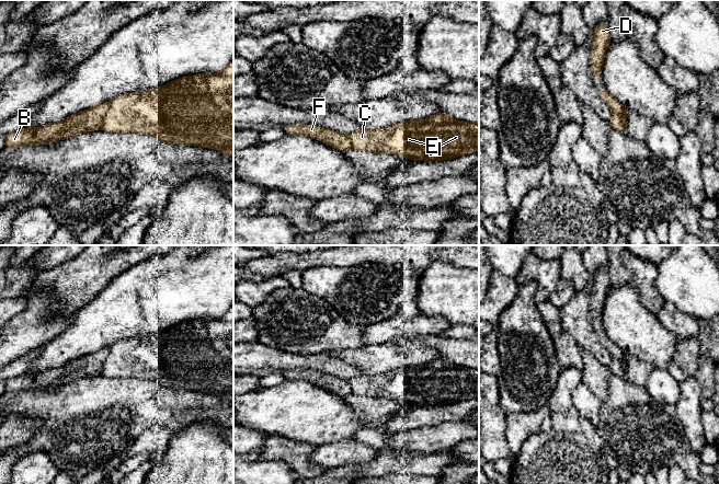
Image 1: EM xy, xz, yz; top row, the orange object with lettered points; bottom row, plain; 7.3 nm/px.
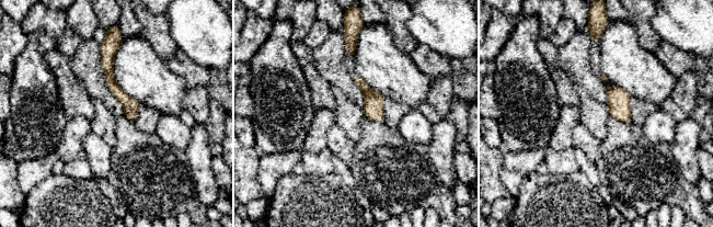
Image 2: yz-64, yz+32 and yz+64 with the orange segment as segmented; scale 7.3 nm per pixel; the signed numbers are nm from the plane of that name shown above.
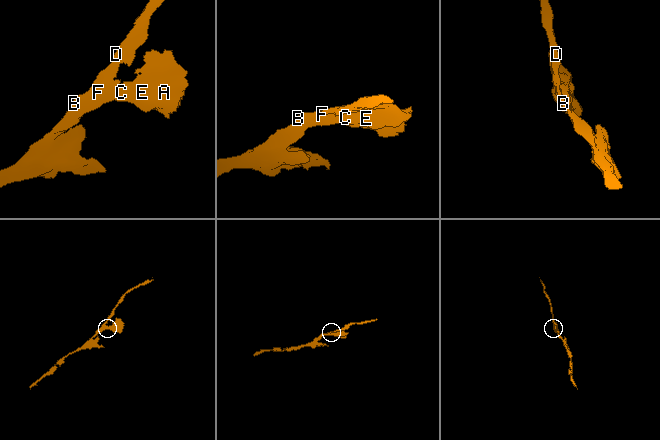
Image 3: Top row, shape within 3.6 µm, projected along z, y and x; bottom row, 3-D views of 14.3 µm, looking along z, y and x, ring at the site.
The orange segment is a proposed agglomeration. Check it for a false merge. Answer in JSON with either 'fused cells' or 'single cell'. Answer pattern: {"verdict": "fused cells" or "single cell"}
{"verdict": "fused cells"}

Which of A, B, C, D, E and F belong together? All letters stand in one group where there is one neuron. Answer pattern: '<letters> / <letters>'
A C E / B D F

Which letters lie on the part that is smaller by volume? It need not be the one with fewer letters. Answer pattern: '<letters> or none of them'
A, C, E

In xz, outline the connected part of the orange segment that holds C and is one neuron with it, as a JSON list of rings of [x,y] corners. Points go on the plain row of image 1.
[[[446,358],[379,374],[361,373],[349,381],[352,393],[360,397],[396,400],[414,406],[452,405],[479,395],[479,369],[460,367]]]

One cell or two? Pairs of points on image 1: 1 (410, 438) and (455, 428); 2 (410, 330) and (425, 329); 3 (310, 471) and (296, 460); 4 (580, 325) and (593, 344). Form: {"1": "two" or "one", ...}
{"1": "one", "2": "one", "3": "one", "4": "one"}

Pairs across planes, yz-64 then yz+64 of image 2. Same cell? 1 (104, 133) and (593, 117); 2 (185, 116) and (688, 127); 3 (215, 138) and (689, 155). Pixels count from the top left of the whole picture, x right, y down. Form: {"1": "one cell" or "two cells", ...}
{"1": "one cell", "2": "two cells", "3": "two cells"}

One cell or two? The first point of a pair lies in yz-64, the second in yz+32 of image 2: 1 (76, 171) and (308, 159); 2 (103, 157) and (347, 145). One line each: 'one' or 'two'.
1: one
2: one

